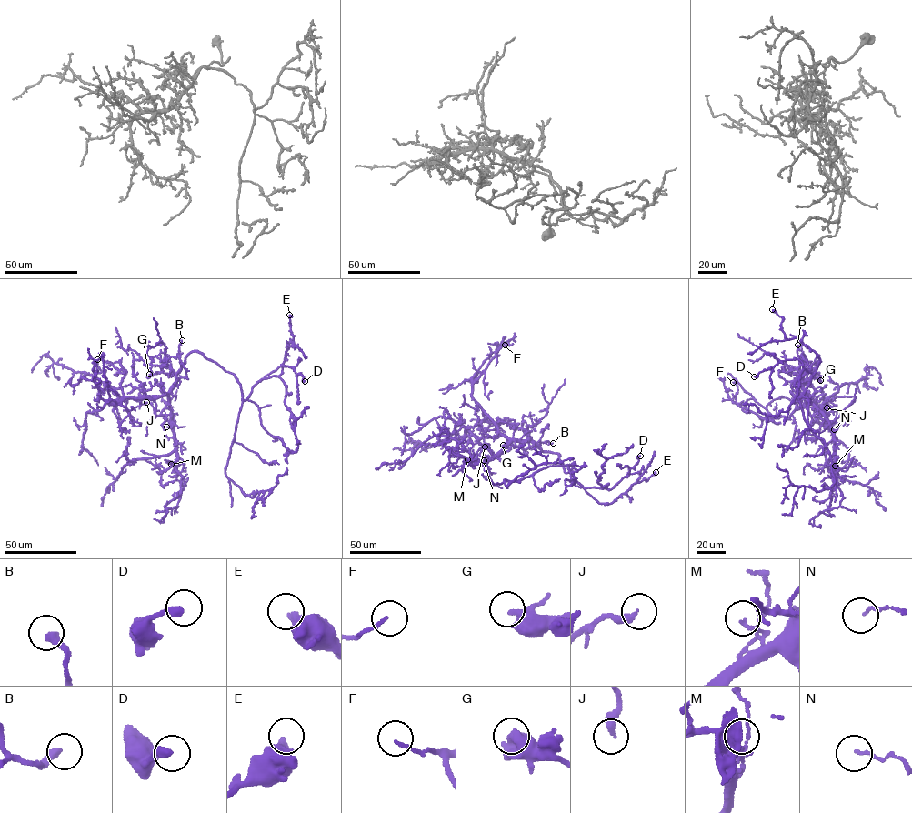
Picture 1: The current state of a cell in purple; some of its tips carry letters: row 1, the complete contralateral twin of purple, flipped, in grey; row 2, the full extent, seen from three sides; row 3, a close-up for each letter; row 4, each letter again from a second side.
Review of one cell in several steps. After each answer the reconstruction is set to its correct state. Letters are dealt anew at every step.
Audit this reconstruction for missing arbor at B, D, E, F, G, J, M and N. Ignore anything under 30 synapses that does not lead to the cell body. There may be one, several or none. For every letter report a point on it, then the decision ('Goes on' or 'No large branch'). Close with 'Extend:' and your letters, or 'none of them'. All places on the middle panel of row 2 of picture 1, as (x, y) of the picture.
B: Place: (553, 443). No large branch
D: Place: (640, 456). No large branch
E: Place: (656, 472). No large branch
F: Place: (505, 345). No large branch
G: Place: (503, 445). No large branch
J: Place: (485, 446). No large branch
M: Place: (467, 459). No large branch
N: Place: (484, 460). No large branch
Extend: none of them

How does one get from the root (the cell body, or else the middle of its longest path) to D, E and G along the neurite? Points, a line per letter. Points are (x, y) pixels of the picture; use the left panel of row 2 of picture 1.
D: (205, 357), (234, 375), (244, 400), (261, 379), (278, 376), (283, 366), (292, 367), (305, 381)
E: (205, 357), (233, 373), (245, 400), (254, 386), (284, 362), (287, 345), (291, 346), (293, 341), (289, 315)
G: (205, 357), (198, 352), (191, 352), (175, 373), (163, 362), (160, 372), (149, 374)

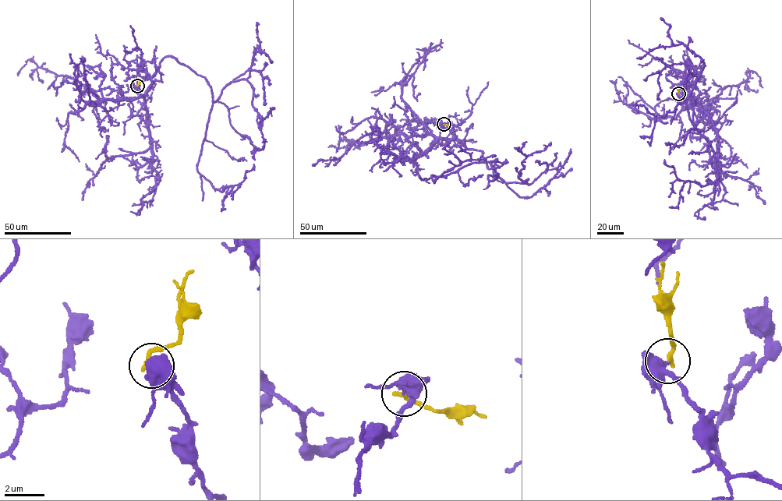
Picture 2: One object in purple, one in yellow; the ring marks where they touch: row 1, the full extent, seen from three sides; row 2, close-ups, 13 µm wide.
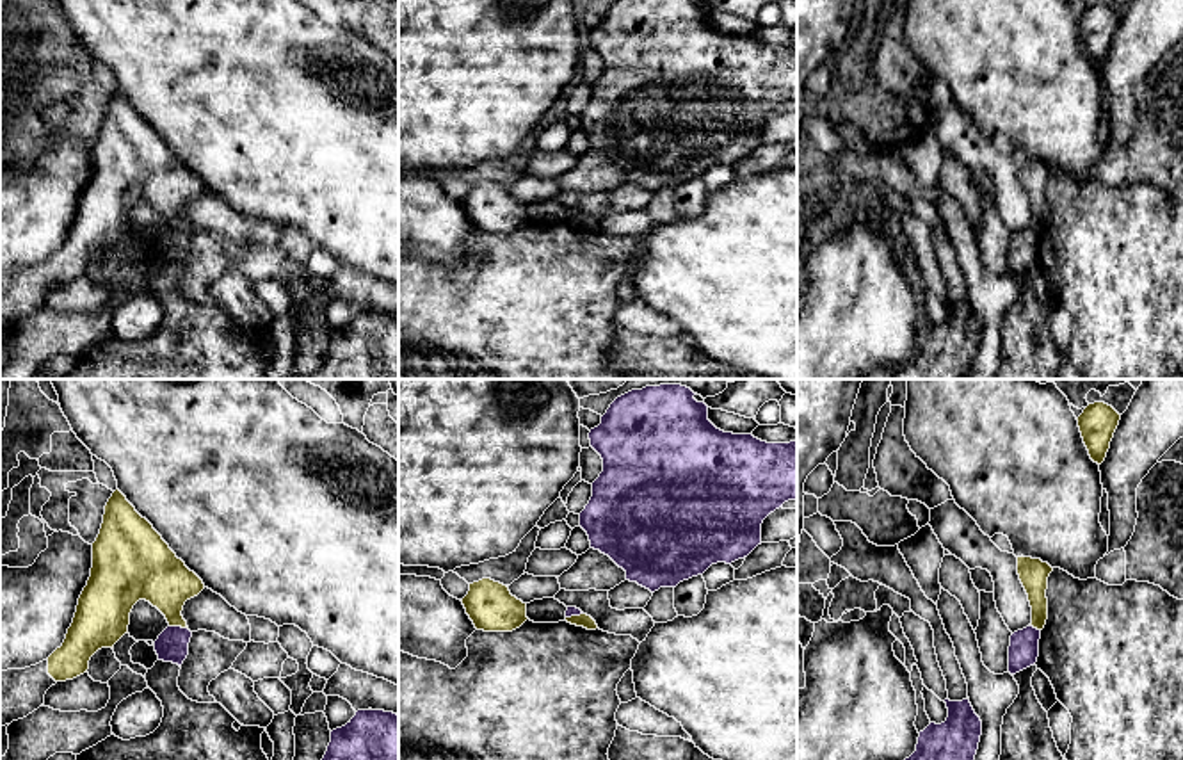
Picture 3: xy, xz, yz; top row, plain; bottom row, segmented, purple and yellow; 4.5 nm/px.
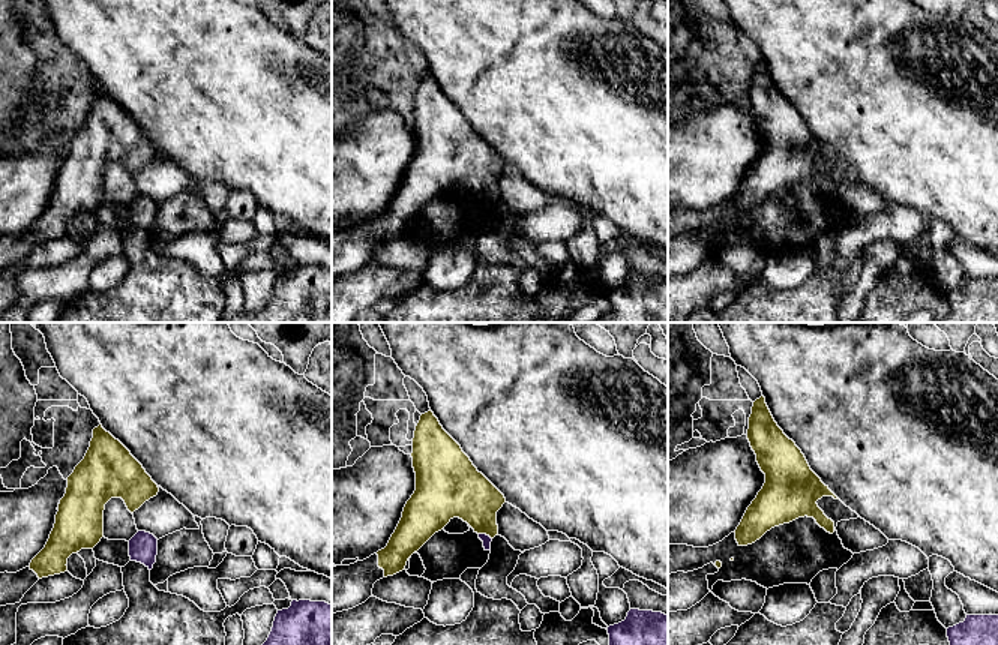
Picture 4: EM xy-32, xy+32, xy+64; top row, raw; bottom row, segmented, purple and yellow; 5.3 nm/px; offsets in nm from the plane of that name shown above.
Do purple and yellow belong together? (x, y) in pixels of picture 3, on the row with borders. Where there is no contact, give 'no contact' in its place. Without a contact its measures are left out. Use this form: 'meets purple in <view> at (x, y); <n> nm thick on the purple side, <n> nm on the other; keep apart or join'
meets purple in xy at (178, 627); 140 nm thick on the purple side, 240 nm on the other; keep apart

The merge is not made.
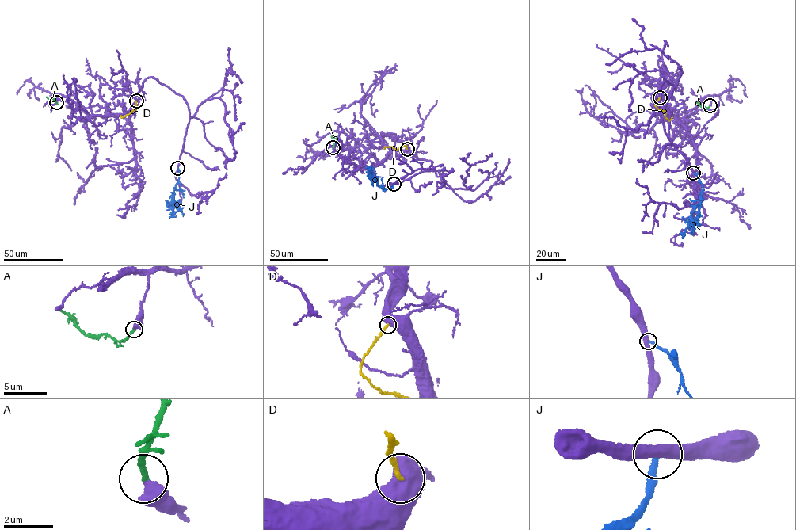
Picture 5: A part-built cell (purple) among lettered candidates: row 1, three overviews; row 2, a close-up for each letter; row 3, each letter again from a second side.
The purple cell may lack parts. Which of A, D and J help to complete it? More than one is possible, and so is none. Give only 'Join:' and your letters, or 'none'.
Join: A

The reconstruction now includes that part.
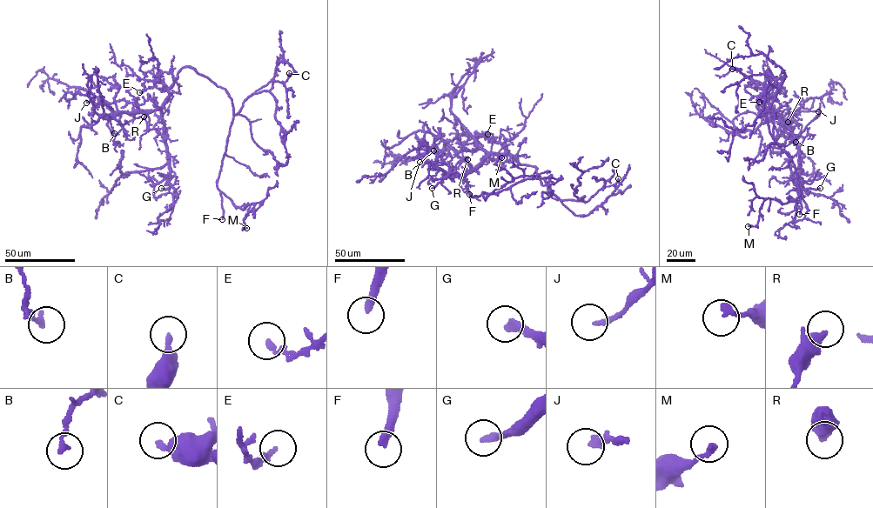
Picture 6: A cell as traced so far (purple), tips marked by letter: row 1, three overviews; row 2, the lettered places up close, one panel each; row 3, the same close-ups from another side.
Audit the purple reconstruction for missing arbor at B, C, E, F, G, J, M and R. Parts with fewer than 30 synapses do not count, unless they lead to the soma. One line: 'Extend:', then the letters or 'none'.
Extend: F, G

